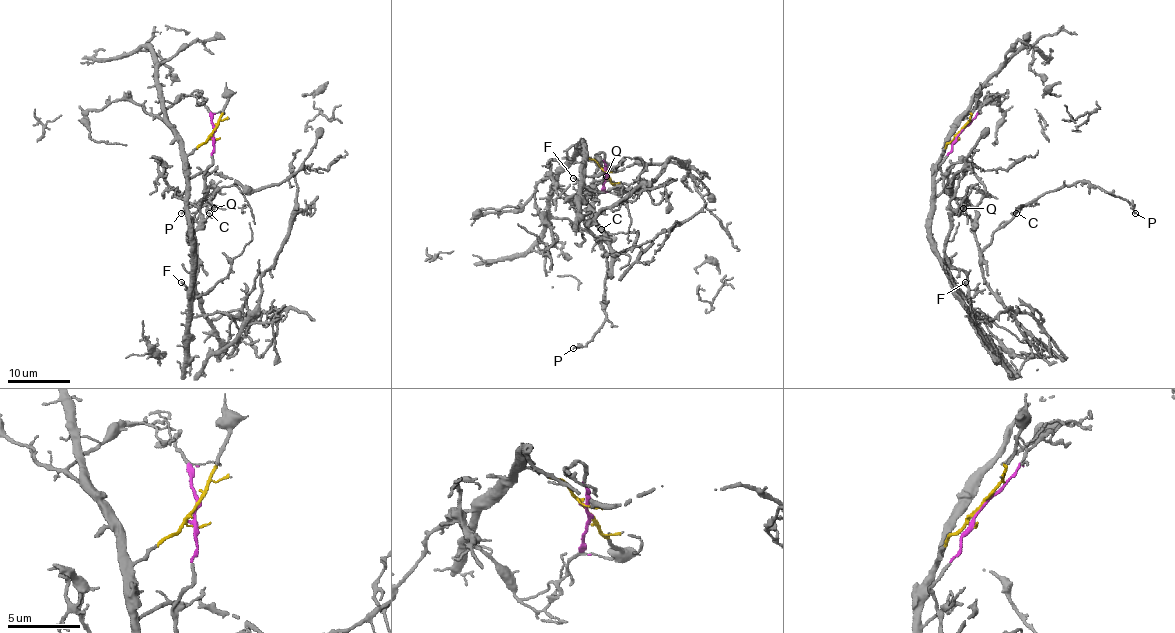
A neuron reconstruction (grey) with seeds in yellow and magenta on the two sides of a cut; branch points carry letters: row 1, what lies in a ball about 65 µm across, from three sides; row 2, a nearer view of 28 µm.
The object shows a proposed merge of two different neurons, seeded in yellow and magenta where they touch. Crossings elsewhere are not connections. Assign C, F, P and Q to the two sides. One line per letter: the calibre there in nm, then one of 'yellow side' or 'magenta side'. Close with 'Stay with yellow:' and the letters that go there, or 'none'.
C: calibre 110 nm; magenta side
F: calibre 150 nm; yellow side
P: calibre 110 nm; magenta side
Q: calibre 130 nm; magenta side
Stay with yellow: F

